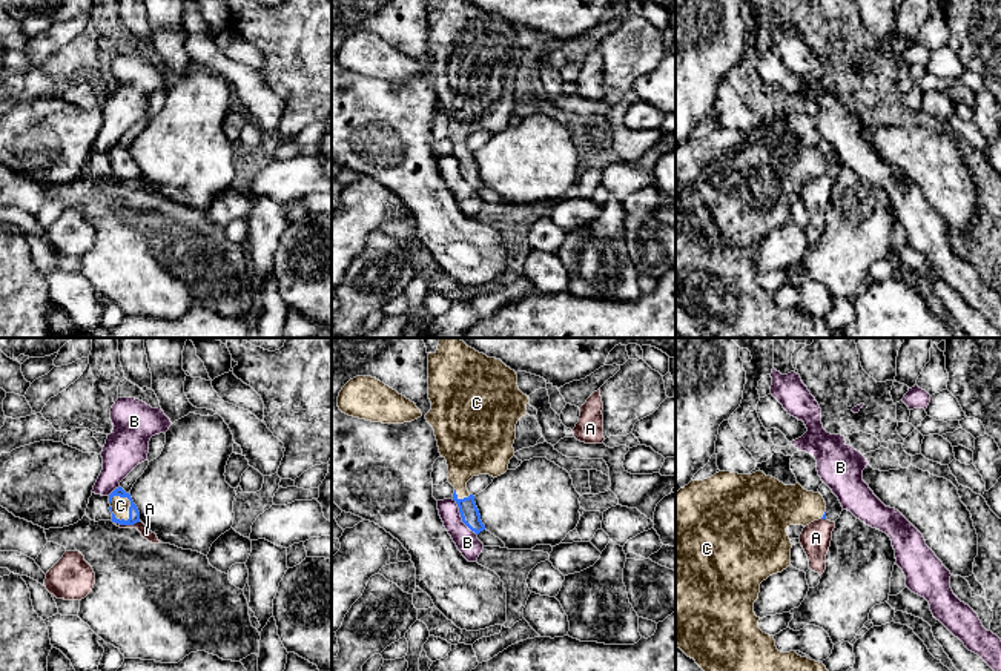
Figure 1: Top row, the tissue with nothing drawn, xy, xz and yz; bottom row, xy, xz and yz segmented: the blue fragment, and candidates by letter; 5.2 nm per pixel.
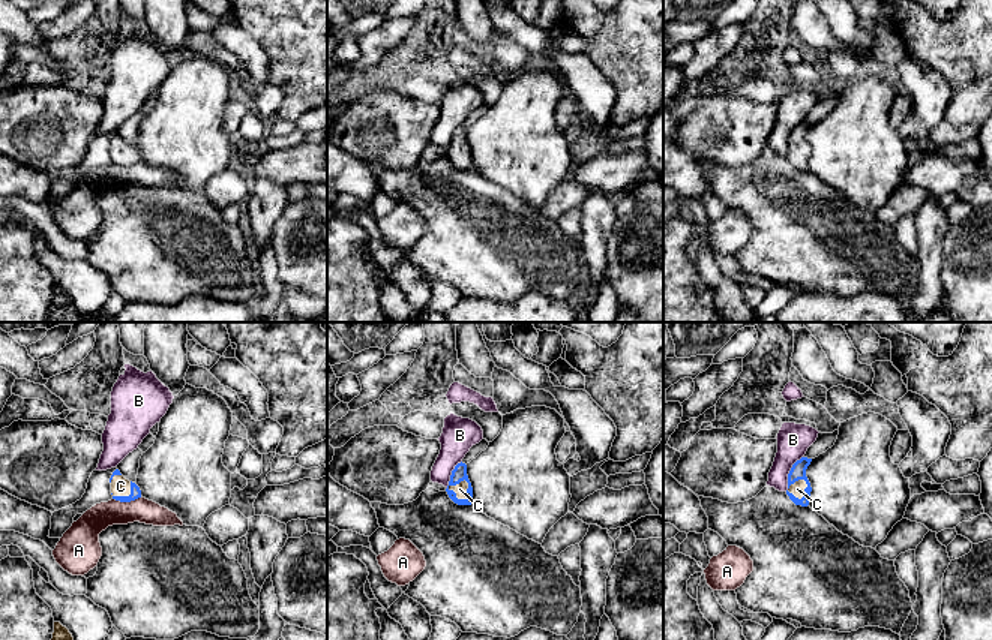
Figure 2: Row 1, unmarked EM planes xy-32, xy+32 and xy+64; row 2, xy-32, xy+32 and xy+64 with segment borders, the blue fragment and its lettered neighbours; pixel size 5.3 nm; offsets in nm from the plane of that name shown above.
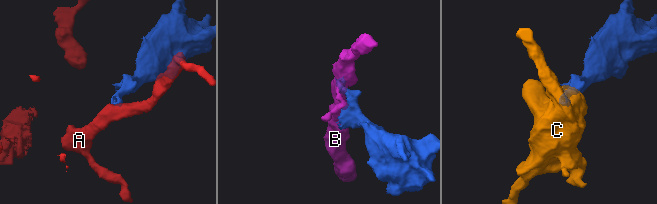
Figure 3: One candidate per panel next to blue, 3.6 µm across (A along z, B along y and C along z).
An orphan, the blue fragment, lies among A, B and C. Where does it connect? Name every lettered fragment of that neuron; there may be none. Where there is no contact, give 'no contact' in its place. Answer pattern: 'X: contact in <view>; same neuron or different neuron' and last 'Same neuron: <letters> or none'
A: contact in xy; different neuron
B: contact in xz; different neuron
C: contact in xy; same neuron
Same neuron: C

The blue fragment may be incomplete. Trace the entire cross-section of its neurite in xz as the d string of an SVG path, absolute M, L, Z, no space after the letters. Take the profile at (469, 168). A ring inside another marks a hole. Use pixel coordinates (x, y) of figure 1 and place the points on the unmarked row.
M439 0L434 9L428 9L428 55L431 66L425 75L447 117L448 138L454 143L453 157L462 178L479 190L485 181L467 138L479 131L497 134L508 126L514 112L516 80L527 71L530 54L519 46L516 28L500 15L488 14L467 0Z

